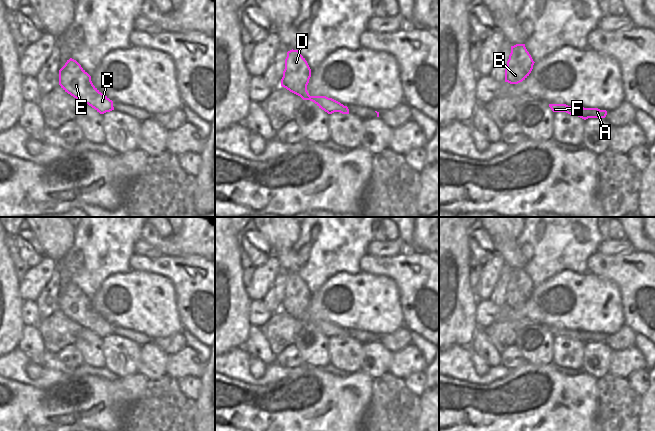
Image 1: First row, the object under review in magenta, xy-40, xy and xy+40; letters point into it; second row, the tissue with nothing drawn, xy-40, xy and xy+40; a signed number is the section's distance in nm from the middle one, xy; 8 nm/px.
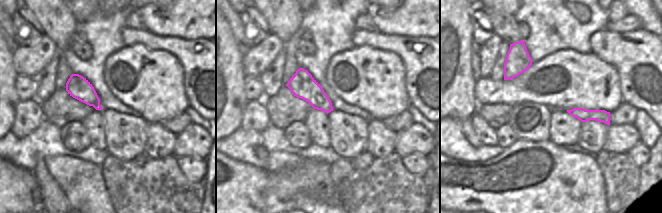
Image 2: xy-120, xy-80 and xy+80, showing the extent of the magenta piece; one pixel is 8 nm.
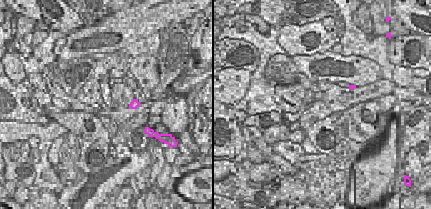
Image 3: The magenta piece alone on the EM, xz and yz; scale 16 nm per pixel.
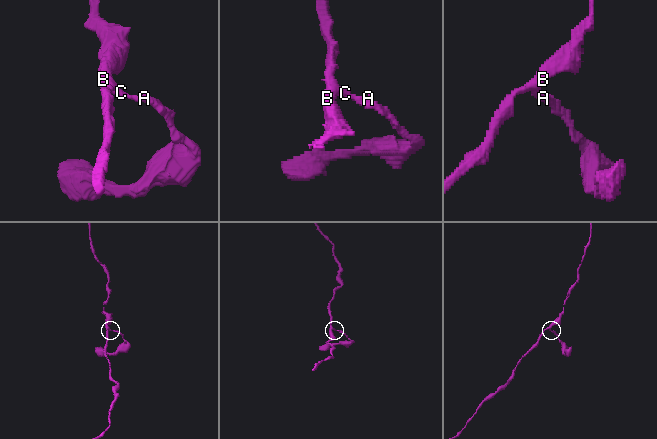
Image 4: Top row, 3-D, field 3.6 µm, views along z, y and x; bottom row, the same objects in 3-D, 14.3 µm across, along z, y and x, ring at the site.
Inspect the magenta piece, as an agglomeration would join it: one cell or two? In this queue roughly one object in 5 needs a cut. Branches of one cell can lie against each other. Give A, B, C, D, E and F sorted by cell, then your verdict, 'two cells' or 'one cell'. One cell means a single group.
A B C D E F; one cell

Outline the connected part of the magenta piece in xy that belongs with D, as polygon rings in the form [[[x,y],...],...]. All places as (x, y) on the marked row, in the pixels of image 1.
[[[298,50],[287,52],[285,59],[285,69],[281,79],[281,86],[290,92],[300,96],[303,100],[314,102],[319,108],[332,114],[340,112],[349,114],[349,109],[340,102],[326,96],[310,96],[307,91],[307,85],[311,77],[311,69]]]

